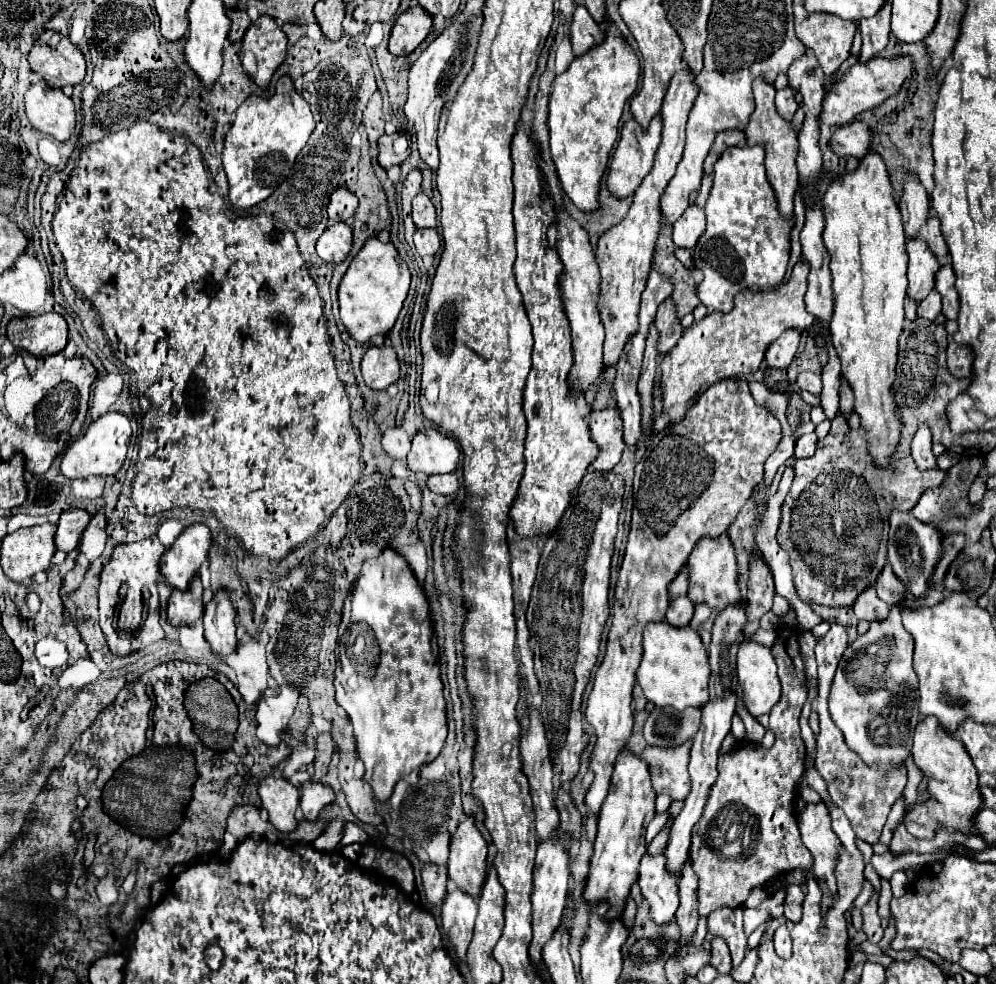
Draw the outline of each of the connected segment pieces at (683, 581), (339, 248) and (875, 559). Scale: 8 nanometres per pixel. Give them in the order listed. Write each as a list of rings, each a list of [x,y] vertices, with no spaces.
[[[681,569],[679,577],[675,577],[675,581],[671,581],[671,585],[669,585],[669,597],[675,599],[685,593],[687,593],[687,569]]]
[[[335,223],[323,231],[317,239],[317,255],[325,263],[341,263],[351,251],[353,235],[347,223]]]
[[[839,413],[831,423],[831,431],[819,441],[817,453],[811,459],[793,459],[795,479],[789,495],[781,507],[781,525],[777,533],[779,545],[789,553],[793,567],[793,583],[803,601],[815,601],[821,605],[853,605],[855,597],[875,585],[877,575],[887,563],[887,527],[889,513],[893,509],[909,511],[919,501],[921,493],[929,487],[937,487],[945,479],[945,471],[919,471],[911,457],[893,461],[887,467],[877,467],[871,461],[867,449],[867,437],[863,429],[847,427],[845,417]]]

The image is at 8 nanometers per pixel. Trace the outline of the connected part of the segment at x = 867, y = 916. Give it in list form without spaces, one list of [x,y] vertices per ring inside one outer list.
[[[877,895],[871,897],[871,901],[865,905],[865,911],[863,911],[863,931],[867,935],[867,939],[871,943],[879,943],[883,939],[883,927],[881,927],[881,921],[879,921],[879,915],[877,915]]]

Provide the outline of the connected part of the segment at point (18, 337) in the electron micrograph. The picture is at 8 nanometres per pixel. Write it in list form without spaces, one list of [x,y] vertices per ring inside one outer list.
[[[59,313],[11,319],[7,325],[7,337],[11,343],[35,357],[63,351],[67,345],[67,333],[67,321]]]

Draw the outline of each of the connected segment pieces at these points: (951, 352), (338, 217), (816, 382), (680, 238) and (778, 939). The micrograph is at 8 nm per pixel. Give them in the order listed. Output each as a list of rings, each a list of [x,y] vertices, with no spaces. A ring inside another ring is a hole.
[[[949,341],[947,347],[947,367],[949,373],[957,379],[969,377],[971,375],[971,365],[973,365],[973,353],[969,347],[961,347],[953,341]]]
[[[343,187],[333,191],[329,205],[327,205],[331,221],[347,221],[349,217],[353,217],[355,209],[357,209],[357,197],[351,191]]]
[[[799,373],[799,377],[797,377],[795,383],[799,385],[799,389],[809,391],[809,393],[815,393],[815,395],[819,395],[821,389],[823,389],[821,375],[819,373]]]
[[[693,203],[687,207],[687,211],[681,215],[681,219],[675,221],[673,241],[677,247],[693,249],[703,231],[705,231],[705,213],[697,203]]]
[[[785,925],[777,927],[773,933],[773,941],[775,941],[775,951],[779,957],[789,959],[791,957],[791,937],[789,937],[789,929]]]

